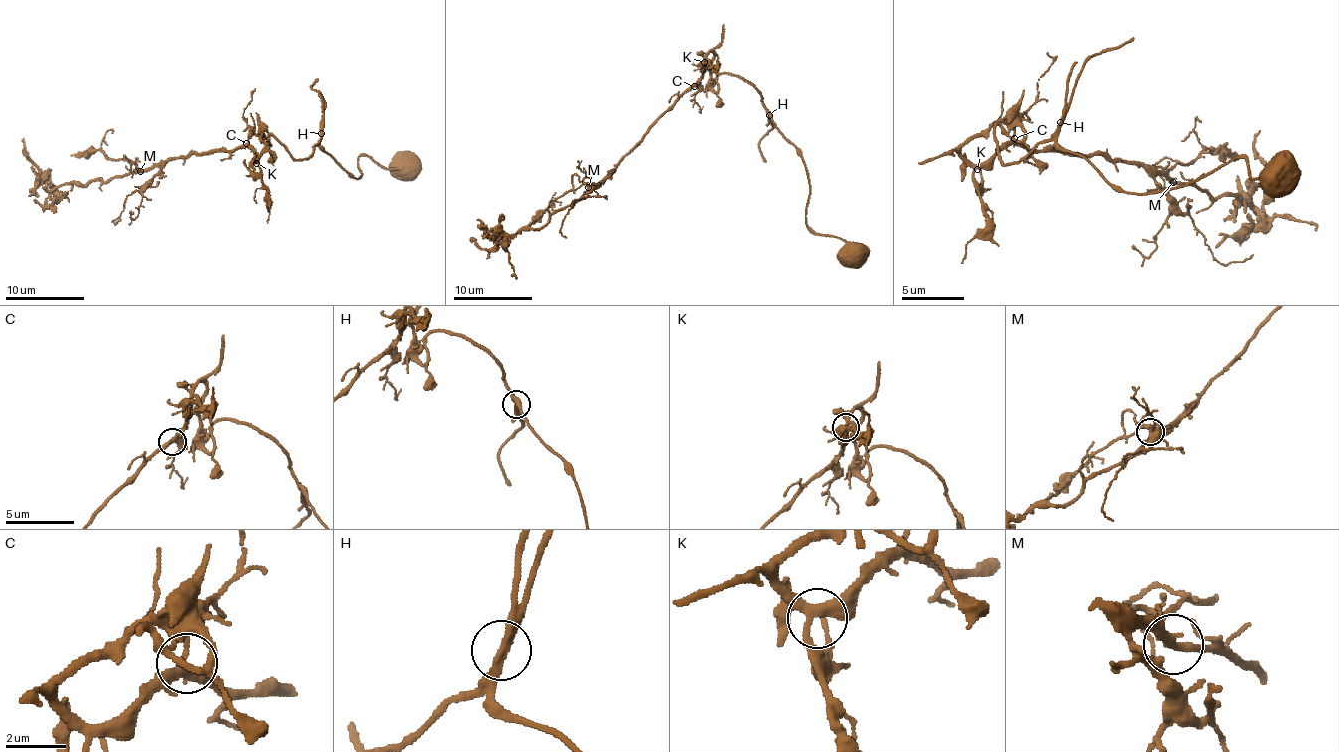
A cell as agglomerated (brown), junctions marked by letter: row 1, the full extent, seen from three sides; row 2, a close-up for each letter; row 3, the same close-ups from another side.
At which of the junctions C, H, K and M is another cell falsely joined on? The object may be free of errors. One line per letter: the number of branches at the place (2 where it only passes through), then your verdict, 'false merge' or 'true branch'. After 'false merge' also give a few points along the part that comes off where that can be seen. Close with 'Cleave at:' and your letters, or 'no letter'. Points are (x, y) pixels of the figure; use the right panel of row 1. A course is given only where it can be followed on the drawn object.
C: branches 3; true branch
H: branches 2; false merge; course (1061, 123), (1018, 163), (996, 141), (1002, 120), (962, 154), (1138, 160), (1253, 207), (1272, 191), (1259, 129)
K: branches 3; true branch
M: branches 3; true branch
Cleave at: H

